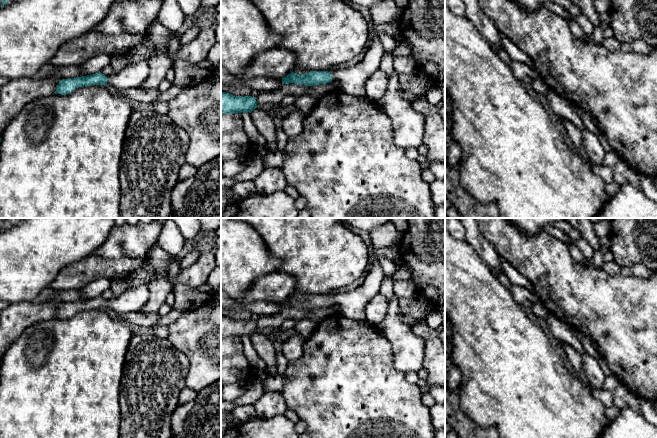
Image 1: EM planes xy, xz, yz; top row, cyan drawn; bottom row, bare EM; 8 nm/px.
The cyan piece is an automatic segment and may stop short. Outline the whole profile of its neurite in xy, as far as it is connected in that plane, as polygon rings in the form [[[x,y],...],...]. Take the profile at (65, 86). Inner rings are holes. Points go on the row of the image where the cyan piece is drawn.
[[[143,60],[137,63],[129,62],[126,68],[115,73],[111,77],[106,77],[101,72],[98,72],[78,78],[62,79],[57,85],[55,94],[66,95],[78,87],[93,85],[106,85],[114,87],[117,90],[140,88],[142,83],[148,78],[148,75],[148,60]]]

